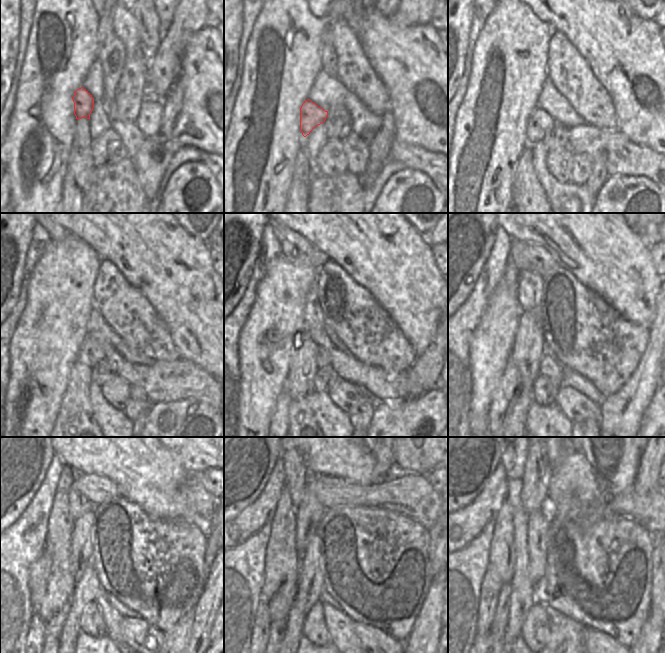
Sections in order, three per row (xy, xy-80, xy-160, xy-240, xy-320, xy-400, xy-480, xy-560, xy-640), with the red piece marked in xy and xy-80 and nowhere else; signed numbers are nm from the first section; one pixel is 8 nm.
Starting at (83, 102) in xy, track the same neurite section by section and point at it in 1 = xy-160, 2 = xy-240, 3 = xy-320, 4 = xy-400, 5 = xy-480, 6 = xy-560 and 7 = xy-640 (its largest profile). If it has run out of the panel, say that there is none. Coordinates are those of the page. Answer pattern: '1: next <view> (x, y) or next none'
1: next xy-160 (540, 121)
2: next xy-240 (91, 353)
3: next xy-320 (322, 357)
4: next xy-400 (549, 367)
5: next xy-480 (113, 620)
6: next xy-560 (340, 627)
7: next xy-640 (557, 618)

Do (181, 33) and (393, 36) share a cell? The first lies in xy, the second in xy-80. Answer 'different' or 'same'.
different

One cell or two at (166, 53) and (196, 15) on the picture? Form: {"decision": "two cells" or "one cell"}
{"decision": "one cell"}

